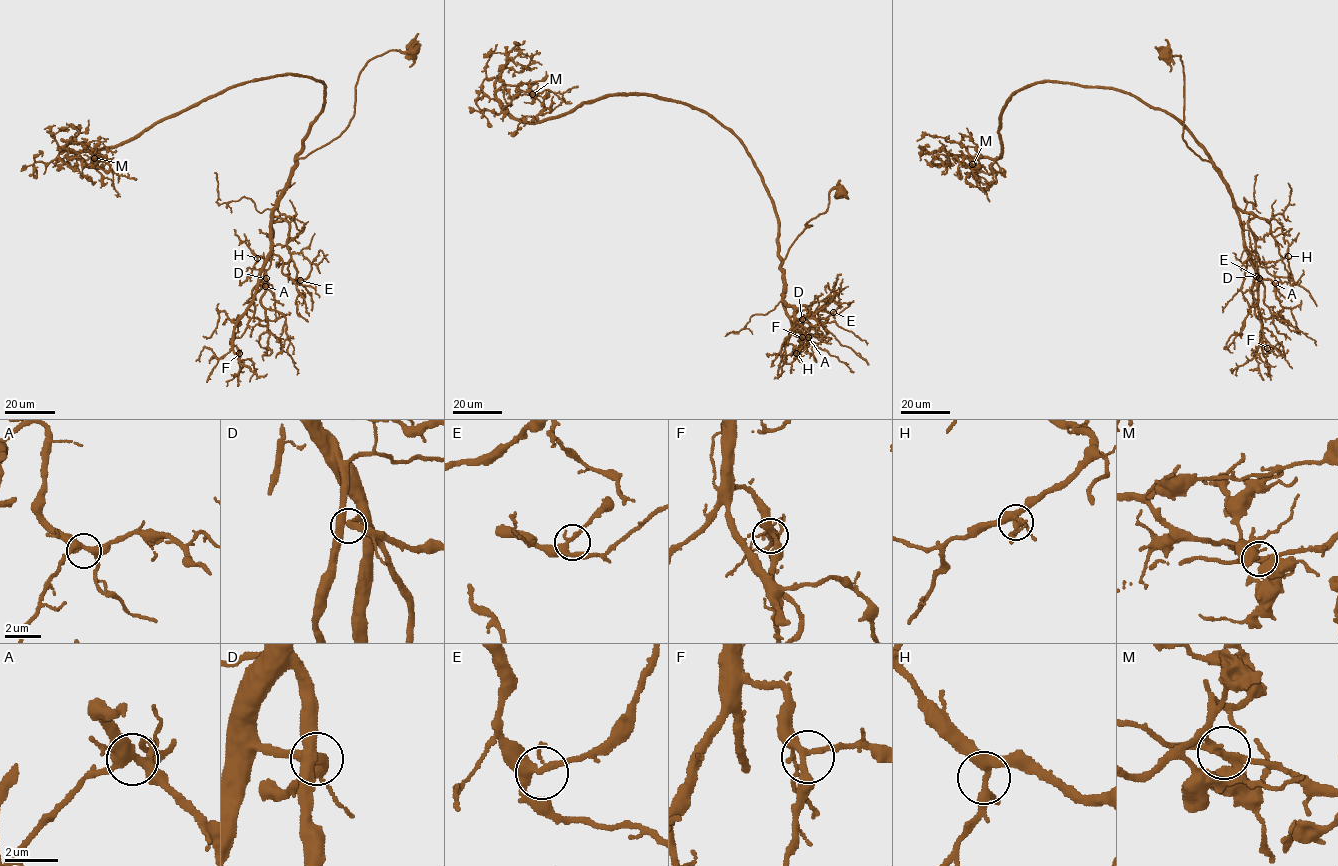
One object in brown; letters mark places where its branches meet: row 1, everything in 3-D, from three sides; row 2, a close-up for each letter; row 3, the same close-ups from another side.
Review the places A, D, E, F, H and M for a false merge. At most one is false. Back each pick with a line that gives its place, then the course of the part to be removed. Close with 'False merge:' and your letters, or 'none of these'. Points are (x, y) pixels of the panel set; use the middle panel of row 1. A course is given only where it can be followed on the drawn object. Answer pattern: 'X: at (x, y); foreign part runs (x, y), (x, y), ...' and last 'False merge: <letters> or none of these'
M: at (532, 94); foreign part runs (533, 94), (550, 89), (563, 101), (572, 102)
False merge: M

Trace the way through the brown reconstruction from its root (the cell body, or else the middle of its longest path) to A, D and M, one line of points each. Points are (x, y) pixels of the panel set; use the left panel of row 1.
A: (412, 49), (390, 50), (368, 62), (355, 88), (349, 125), (296, 159), (290, 183), (273, 212), (265, 286)
D: (412, 49), (390, 50), (368, 62), (355, 88), (349, 125), (296, 159), (290, 183), (273, 212), (266, 278)
M: (412, 49), (368, 62), (349, 125), (305, 158), (324, 83), (282, 74), (76, 155), (107, 162), (94, 158)

